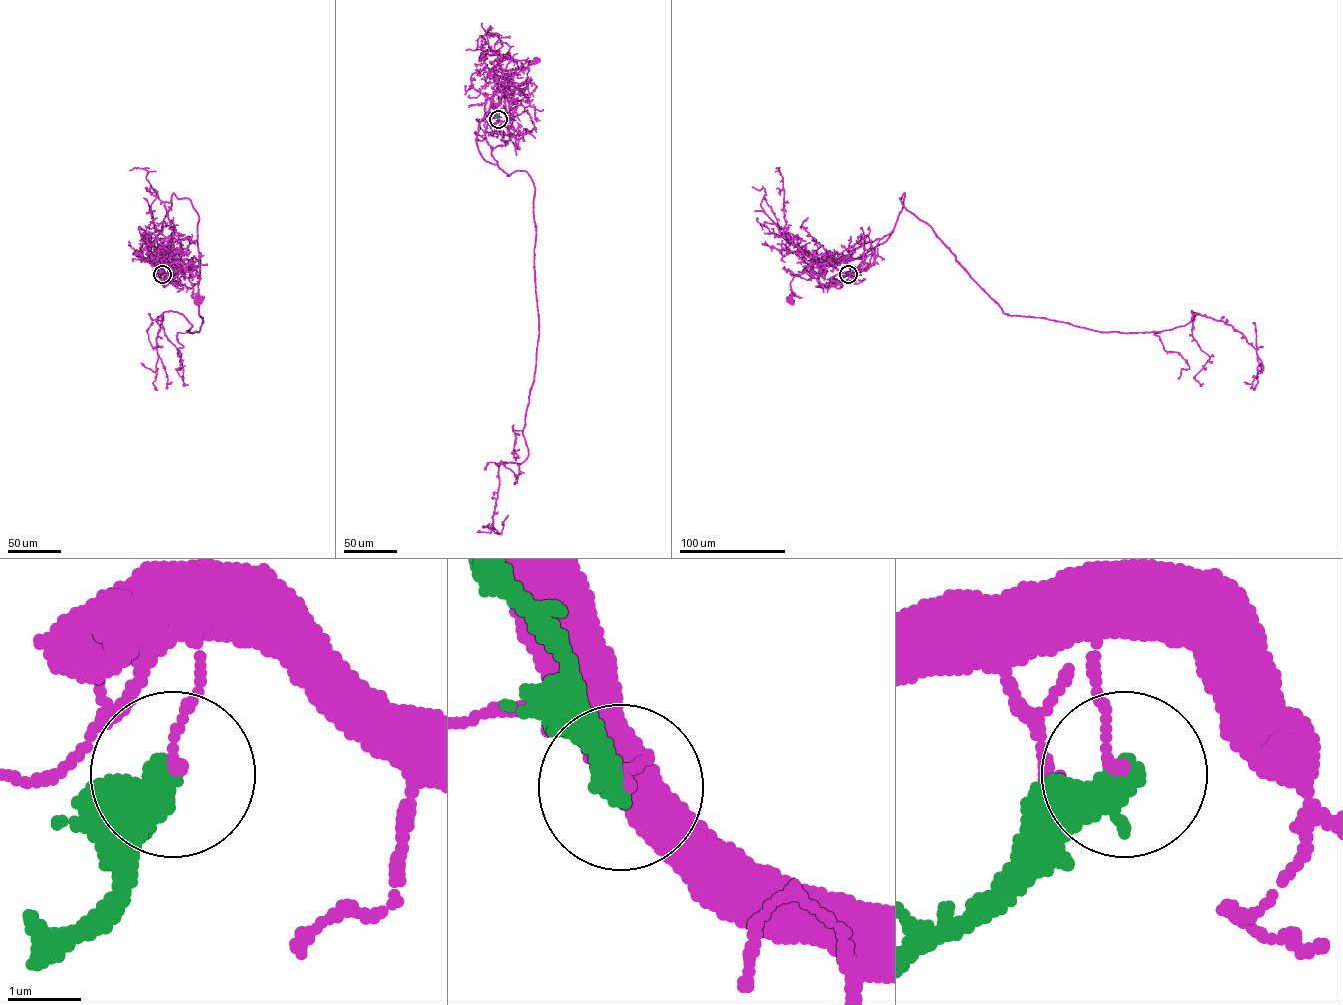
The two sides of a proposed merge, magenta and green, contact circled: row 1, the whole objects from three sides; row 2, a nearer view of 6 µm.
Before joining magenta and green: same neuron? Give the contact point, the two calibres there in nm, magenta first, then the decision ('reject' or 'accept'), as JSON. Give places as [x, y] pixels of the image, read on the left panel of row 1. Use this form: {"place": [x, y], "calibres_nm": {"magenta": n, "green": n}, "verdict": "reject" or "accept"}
{"place": [162, 274], "calibres_nm": {"magenta": 110, "green": 440}, "verdict": "reject"}

